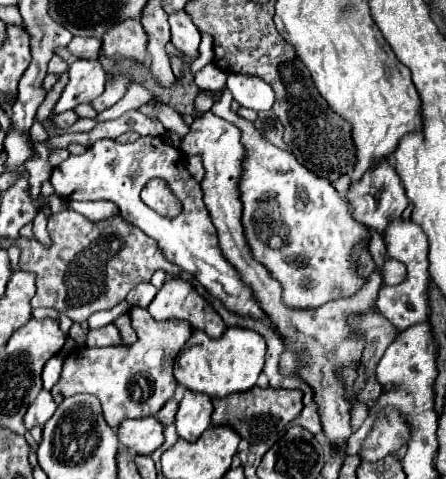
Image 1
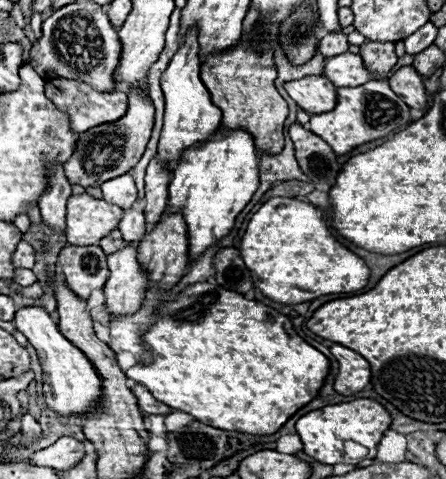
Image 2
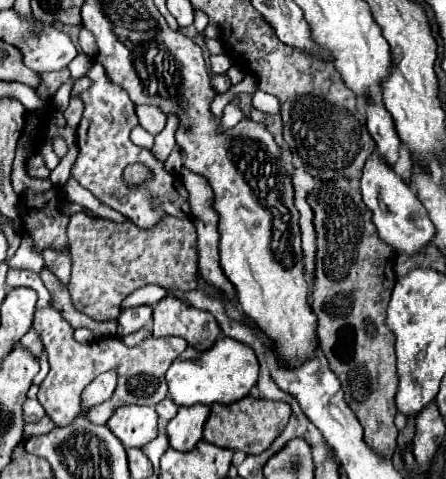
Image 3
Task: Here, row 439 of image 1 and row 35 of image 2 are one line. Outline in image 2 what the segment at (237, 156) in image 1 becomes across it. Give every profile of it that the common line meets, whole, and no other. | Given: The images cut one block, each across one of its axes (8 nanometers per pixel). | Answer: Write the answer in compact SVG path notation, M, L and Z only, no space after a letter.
M330 32L330 34L326 34L326 36L320 40L318 50L320 50L326 58L346 52L346 50L348 50L348 34L344 34L344 32Z

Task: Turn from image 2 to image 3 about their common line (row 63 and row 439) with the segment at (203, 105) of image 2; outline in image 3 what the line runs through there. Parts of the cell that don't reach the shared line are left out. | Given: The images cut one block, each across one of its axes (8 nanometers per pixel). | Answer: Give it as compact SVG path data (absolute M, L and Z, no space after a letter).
M194 404L190 408L178 408L178 414L168 424L170 446L176 450L192 450L202 440L204 422L210 408L206 404Z

